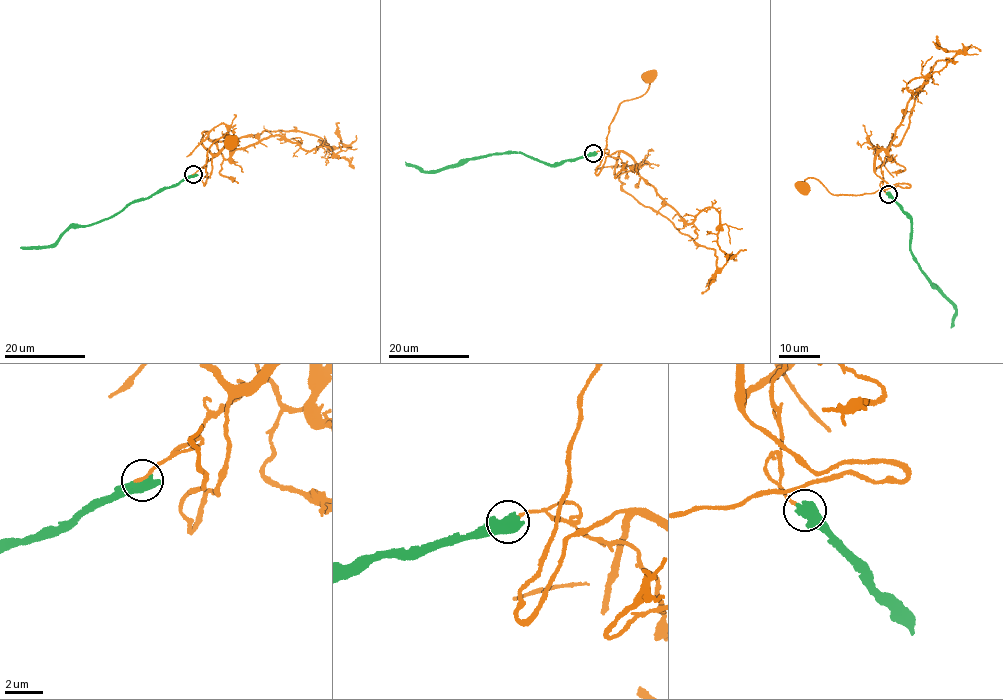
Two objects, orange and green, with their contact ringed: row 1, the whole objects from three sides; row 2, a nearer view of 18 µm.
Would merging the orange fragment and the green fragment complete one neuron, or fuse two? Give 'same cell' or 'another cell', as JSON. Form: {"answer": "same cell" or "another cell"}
{"answer": "another cell"}

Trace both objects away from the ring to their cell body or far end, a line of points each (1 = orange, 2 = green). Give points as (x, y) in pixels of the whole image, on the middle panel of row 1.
1: (593, 154), (618, 157), (627, 172), (636, 168), (619, 151), (596, 168), (618, 106), (641, 96), (649, 75)
2: (593, 154), (546, 164), (522, 154), (509, 152), (424, 173), (405, 162)

